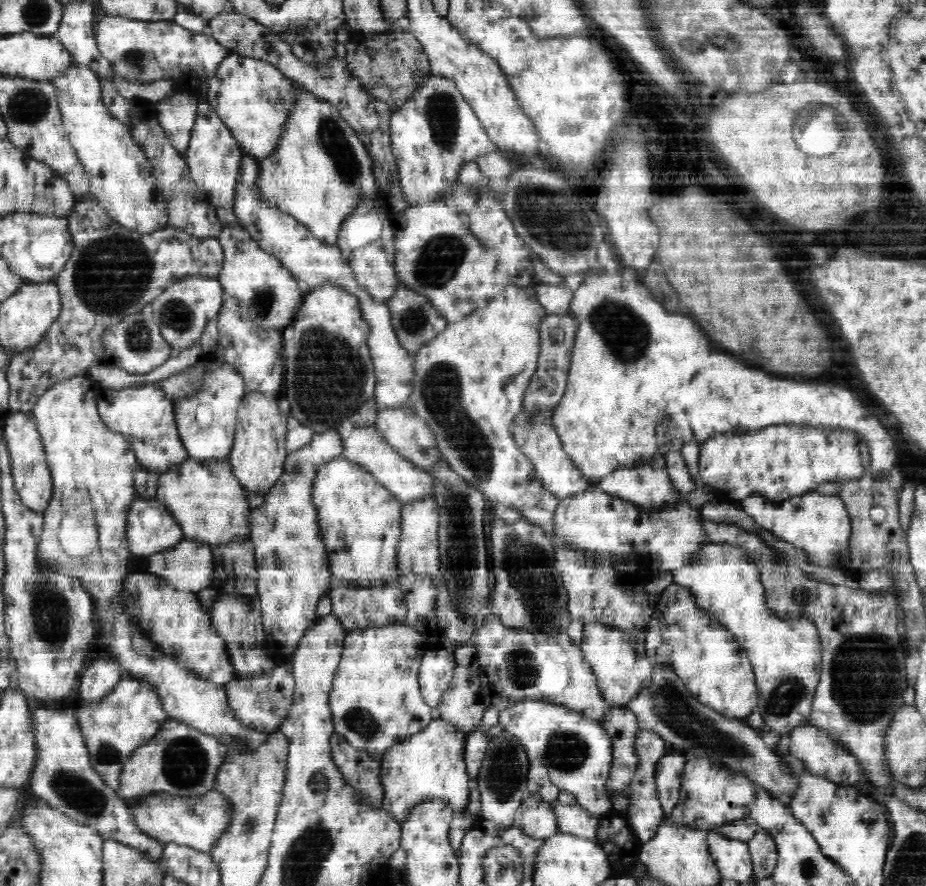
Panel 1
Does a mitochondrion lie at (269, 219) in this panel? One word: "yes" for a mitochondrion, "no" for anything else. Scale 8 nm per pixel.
no

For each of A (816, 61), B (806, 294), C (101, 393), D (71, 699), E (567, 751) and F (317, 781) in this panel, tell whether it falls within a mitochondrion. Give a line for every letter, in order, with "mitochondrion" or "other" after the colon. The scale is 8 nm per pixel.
A: other
B: other
C: other
D: other
E: mitochondrion
F: mitochondrion

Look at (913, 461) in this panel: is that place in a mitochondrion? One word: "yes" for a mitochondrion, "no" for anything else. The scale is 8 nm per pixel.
no

